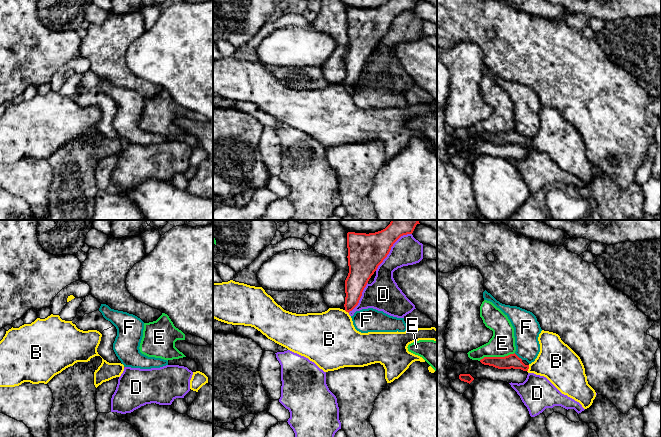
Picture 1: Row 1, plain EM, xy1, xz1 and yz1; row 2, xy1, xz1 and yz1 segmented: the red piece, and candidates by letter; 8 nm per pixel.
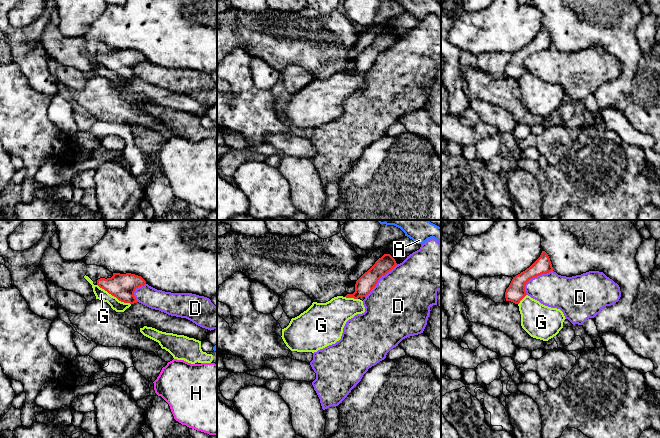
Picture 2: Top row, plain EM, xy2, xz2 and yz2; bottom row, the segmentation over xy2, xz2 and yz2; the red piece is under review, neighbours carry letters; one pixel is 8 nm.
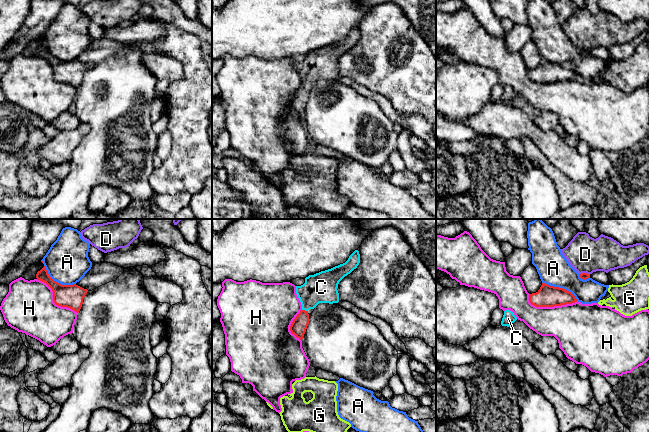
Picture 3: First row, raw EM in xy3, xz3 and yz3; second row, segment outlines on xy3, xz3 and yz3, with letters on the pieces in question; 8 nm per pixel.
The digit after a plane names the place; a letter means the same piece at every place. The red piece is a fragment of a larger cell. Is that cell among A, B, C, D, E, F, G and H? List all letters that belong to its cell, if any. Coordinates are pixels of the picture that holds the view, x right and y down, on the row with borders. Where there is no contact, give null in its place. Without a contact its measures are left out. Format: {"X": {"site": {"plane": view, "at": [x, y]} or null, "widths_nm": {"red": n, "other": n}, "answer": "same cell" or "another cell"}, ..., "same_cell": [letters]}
{"A": {"site": {"plane": "yz3", "at": [560, 288]}, "widths_nm": {"red": 180, "other": 260}, "answer": "another cell"}, "B": {"site": {"plane": "yz1", "at": [528, 368]}, "widths_nm": {"red": 110, "other": 320}, "answer": "another cell"}, "C": {"site": {"plane": "xz3", "at": [304, 310]}, "widths_nm": {"red": 130, "other": 240}, "answer": "same cell"}, "D": {"site": {"plane": "xz1", "at": [390, 248]}, "widths_nm": {"red": 300, "other": 220}, "answer": "another cell"}, "E": {"site": {"plane": "yz1", "at": [496, 357]}, "widths_nm": {"red": 110, "other": 200}, "answer": "another cell"}, "F": {"site": {"plane": "yz1", "at": [517, 356]}, "widths_nm": {"red": 110, "other": 200}, "answer": "another cell"}, "G": {"site": {"plane": "xy2", "at": [114, 296]}, "widths_nm": {"red": 200, "other": 90}, "answer": "another cell"}, "H": {"site": {"plane": "yz3", "at": [550, 306]}, "widths_nm": {"red": 180, "other": 360}, "answer": "another cell"}, "same_cell": ["C"]}

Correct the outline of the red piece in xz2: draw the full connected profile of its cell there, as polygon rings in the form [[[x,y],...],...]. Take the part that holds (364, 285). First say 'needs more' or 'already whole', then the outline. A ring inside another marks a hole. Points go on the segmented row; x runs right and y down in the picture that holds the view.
already whole; [[[384,254],[356,281],[355,292],[347,294],[345,297],[354,299],[366,297],[376,286],[378,280],[390,272],[396,265],[398,264],[390,254]]]

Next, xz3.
needs more; [[[355,250],[348,260],[331,269],[321,271],[305,278],[305,283],[296,286],[296,294],[301,302],[302,310],[293,320],[290,331],[301,341],[309,324],[310,309],[314,309],[319,303],[338,303],[338,284],[350,274],[360,263],[360,254]]]

